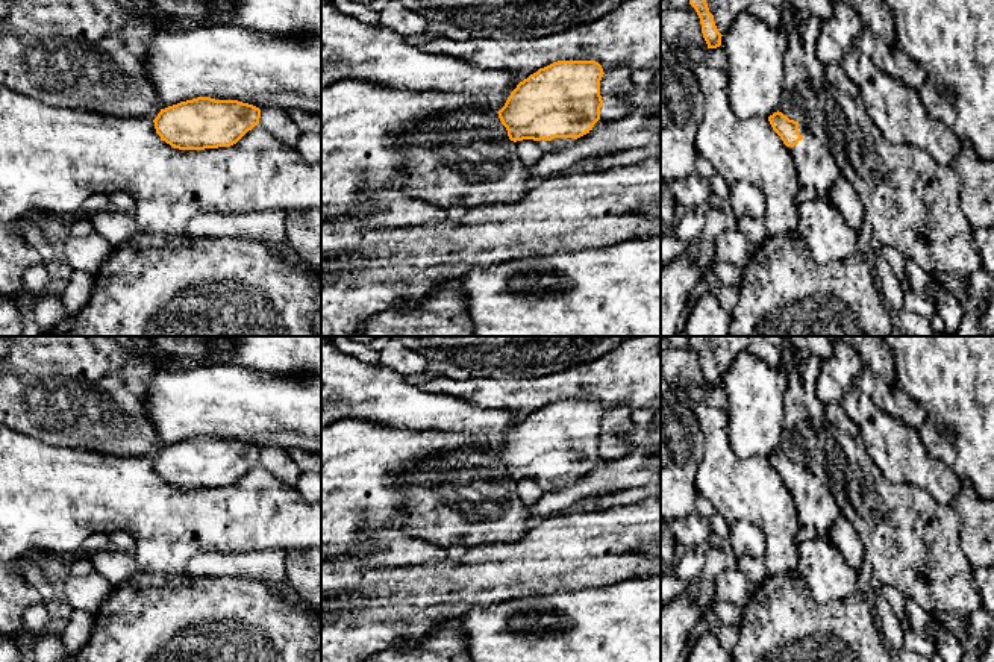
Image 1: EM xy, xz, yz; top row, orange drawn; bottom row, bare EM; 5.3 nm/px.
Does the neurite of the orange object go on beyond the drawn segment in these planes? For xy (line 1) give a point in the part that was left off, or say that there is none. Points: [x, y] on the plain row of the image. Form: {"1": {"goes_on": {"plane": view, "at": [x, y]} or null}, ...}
{"1": {"goes_on": null}}

